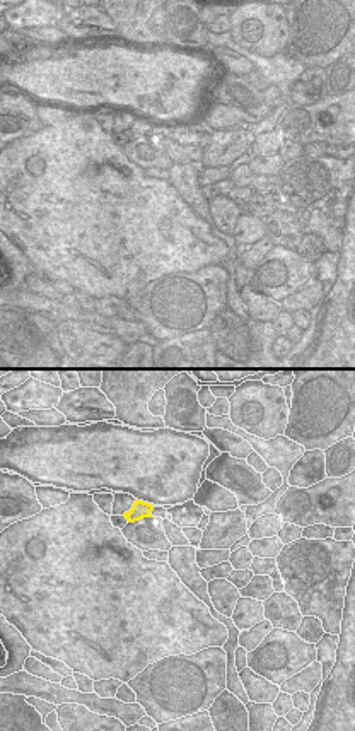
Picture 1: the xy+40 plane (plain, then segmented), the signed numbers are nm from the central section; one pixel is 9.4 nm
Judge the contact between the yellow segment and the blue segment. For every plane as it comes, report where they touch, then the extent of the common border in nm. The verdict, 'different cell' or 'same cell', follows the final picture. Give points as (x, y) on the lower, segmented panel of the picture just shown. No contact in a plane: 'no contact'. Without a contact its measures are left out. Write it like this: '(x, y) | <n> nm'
no contact

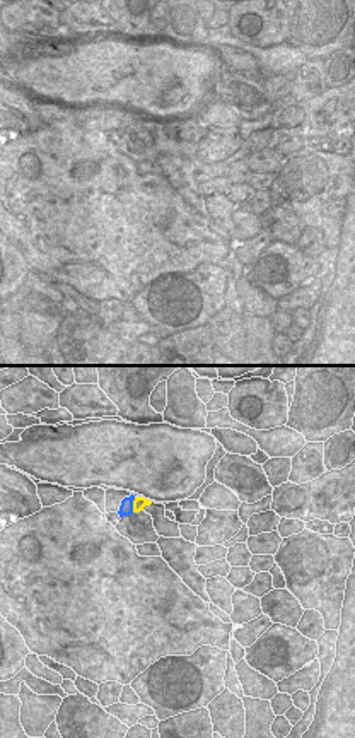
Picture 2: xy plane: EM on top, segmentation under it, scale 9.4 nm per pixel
(133, 504) | 150 nm

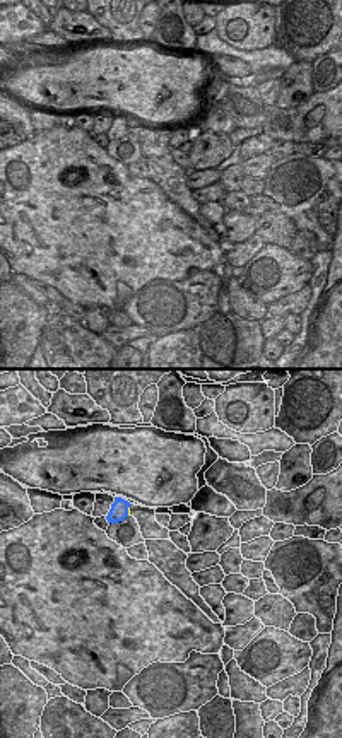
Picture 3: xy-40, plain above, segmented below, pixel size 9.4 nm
(129, 511) | 100 nm

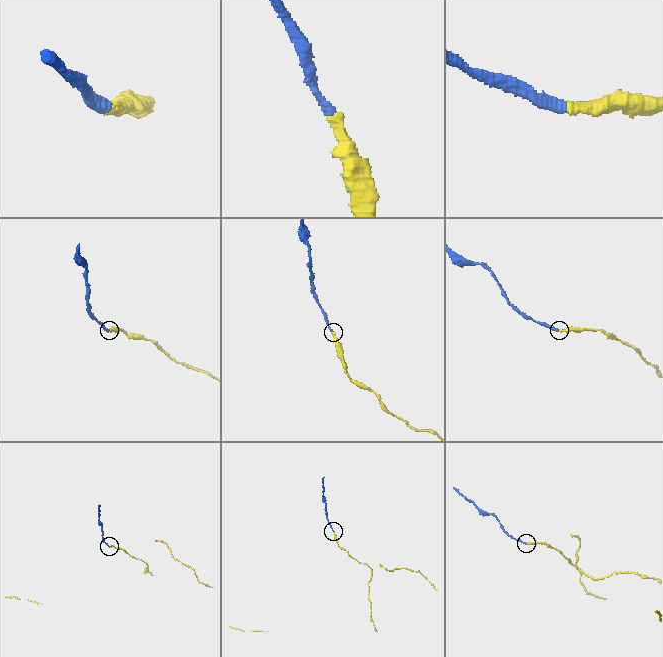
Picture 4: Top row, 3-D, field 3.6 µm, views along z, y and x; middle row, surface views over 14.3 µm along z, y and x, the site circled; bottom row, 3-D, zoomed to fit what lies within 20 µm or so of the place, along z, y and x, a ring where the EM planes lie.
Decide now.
same cell

